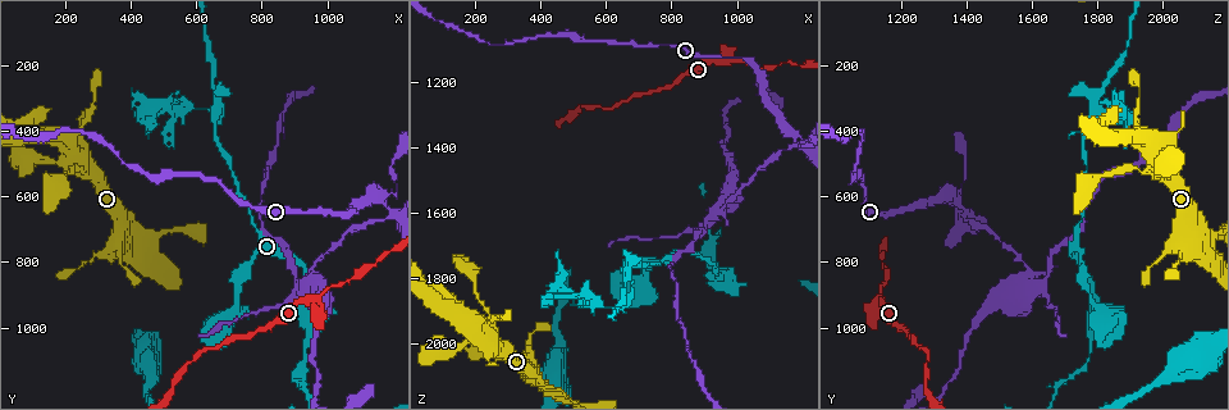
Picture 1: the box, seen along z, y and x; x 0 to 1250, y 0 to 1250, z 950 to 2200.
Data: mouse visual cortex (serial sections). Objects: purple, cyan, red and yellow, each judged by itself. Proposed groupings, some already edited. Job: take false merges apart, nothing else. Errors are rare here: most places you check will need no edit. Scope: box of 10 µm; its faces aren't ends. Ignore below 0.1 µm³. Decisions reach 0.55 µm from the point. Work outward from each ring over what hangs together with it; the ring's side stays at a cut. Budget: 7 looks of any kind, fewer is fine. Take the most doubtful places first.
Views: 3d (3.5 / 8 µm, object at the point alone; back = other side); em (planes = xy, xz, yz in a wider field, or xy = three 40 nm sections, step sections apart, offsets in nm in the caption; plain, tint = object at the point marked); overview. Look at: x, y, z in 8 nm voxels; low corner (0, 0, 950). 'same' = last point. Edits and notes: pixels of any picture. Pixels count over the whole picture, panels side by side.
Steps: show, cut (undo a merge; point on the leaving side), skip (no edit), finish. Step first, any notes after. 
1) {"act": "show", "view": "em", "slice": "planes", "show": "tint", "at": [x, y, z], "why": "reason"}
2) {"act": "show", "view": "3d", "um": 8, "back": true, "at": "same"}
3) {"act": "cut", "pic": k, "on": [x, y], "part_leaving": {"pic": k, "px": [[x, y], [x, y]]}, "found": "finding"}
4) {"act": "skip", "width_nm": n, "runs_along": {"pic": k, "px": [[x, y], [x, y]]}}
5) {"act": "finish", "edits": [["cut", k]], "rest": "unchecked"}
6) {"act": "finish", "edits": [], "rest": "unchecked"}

{"act": "show", "view": "em", "slice": "xy", "step": 1, "show": "tint", "at": [1010, 880, 1140], "why": "thin neck"}

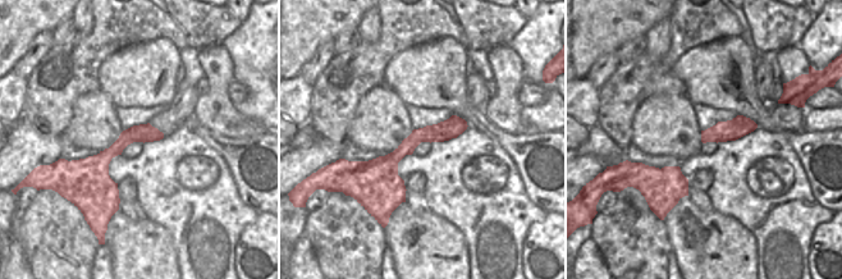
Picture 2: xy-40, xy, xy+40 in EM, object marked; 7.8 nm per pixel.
{"act": "show", "view": "3d", "um": 3.5, "back": true, "at": "same", "why": "see where the arms go"}

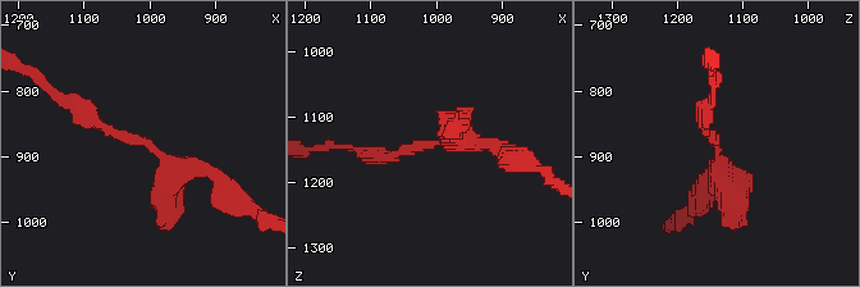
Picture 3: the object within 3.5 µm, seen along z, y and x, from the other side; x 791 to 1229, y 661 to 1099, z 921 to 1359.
{"act": "skip", "runs_along": {"pic": 2, "px": [[463, 124], [417, 136], [369, 178]]}, "found": "all the same cell"}

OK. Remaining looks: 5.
{"act": "show", "view": "3d", "um": 3.5, "at": [670, 350, 1790], "why": "three-way junction"}

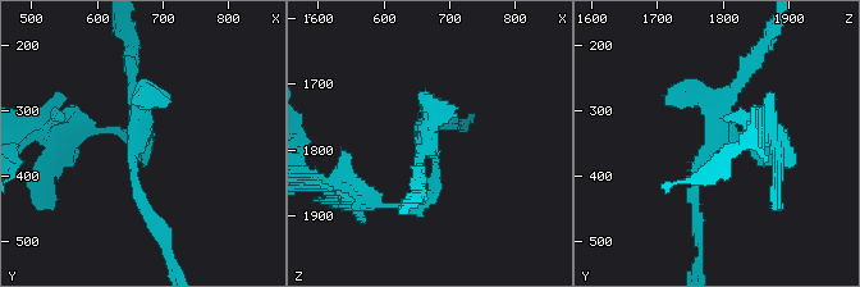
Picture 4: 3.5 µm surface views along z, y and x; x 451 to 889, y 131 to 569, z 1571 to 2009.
{"act": "show", "view": "em", "slice": "xy", "step": 2, "show": "tint", "at": [665, 340, 1795], "why": "need the tissue"}

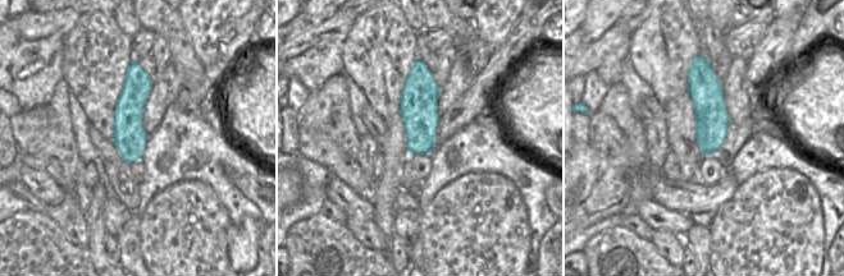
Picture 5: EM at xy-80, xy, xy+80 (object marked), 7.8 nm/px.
{"act": "skip", "runs_along": {"pic": 4, "px": [[695, 210], [718, 136], [783, 136]]}, "found": "all the same cell"}

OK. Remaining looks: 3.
{"act": "show", "view": "3d", "um": 8, "at": [250, 400, 1080], "why": "narrows sharply"}

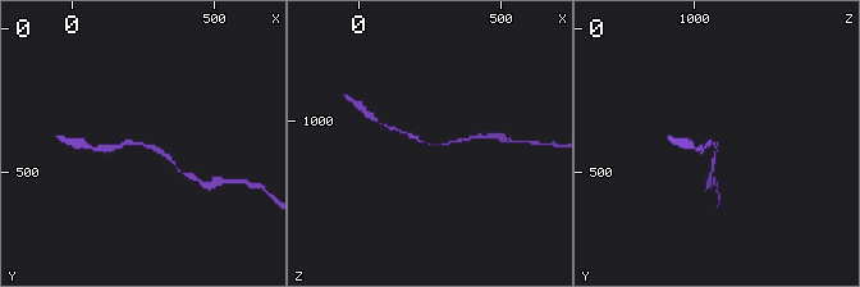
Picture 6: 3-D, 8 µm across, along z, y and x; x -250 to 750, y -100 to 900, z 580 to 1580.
{"act": "show", "view": "3d", "um": 3.5, "at": "same"}

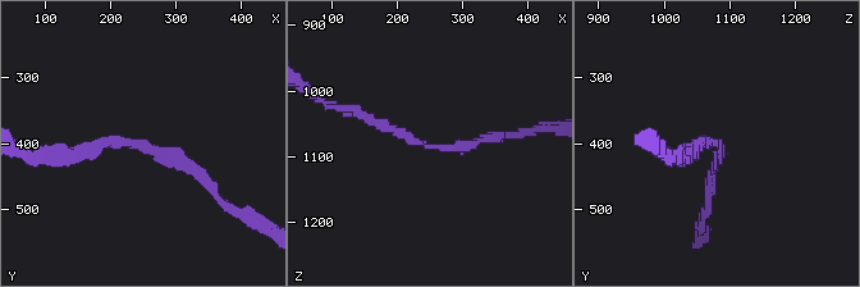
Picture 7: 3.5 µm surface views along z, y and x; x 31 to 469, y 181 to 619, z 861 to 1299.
{"act": "show", "view": "em", "slice": "xy", "step": 1, "show": "tint", "at": [250, 405, 1090], "arm_widths_nm": [150, 150]}

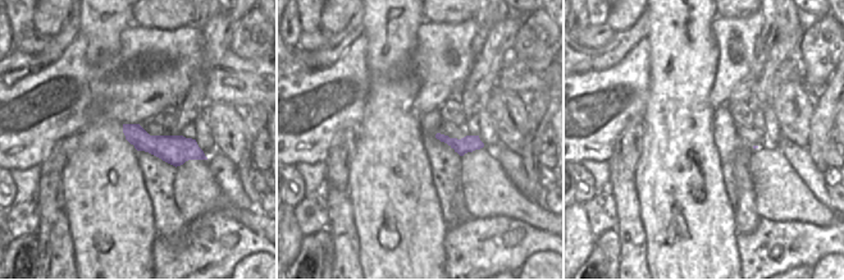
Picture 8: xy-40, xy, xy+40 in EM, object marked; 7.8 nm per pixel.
{"act": "skip", "runs_along": {"pic": 7, "px": [[499, 135], [429, 147], [355, 112]]}, "found": "all the same cell"}

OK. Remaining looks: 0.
{"act": "finish", "edits": [], "rest": "unchecked"}

